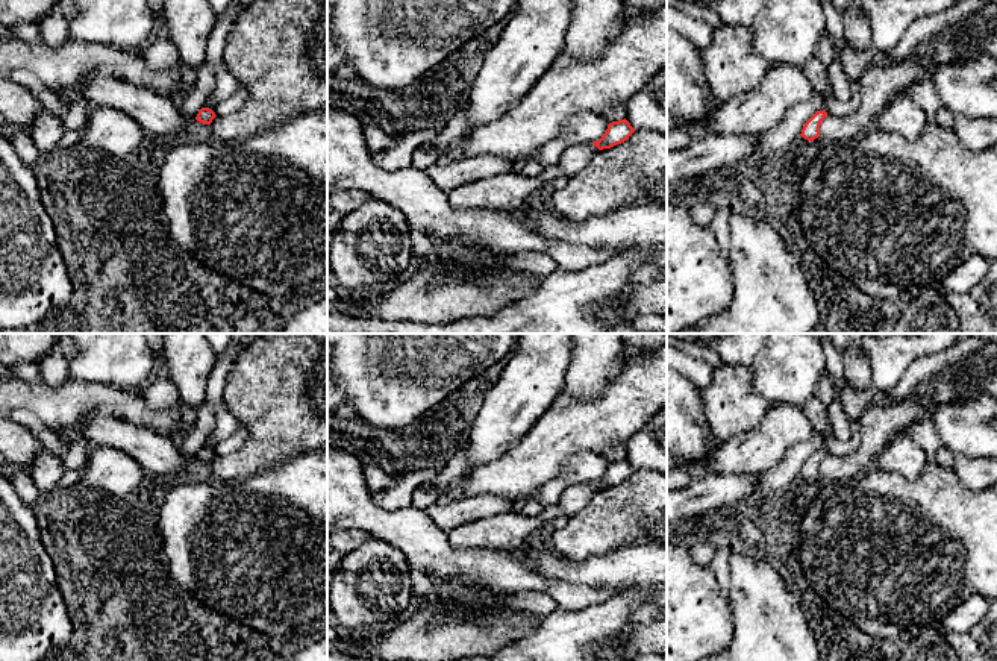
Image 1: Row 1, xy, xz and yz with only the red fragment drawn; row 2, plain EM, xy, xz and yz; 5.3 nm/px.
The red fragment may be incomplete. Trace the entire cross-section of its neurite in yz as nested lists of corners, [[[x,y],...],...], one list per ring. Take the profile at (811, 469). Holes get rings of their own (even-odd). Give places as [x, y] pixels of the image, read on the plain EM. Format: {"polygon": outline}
{"polygon": [[[817,450],[803,465],[802,468],[802,476],[808,481],[814,481],[815,478],[820,476],[820,465],[821,461],[827,456],[827,452],[823,450]]]}

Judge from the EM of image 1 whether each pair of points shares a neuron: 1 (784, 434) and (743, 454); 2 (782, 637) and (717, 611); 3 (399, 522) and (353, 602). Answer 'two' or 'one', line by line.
1: one
2: two
3: two

